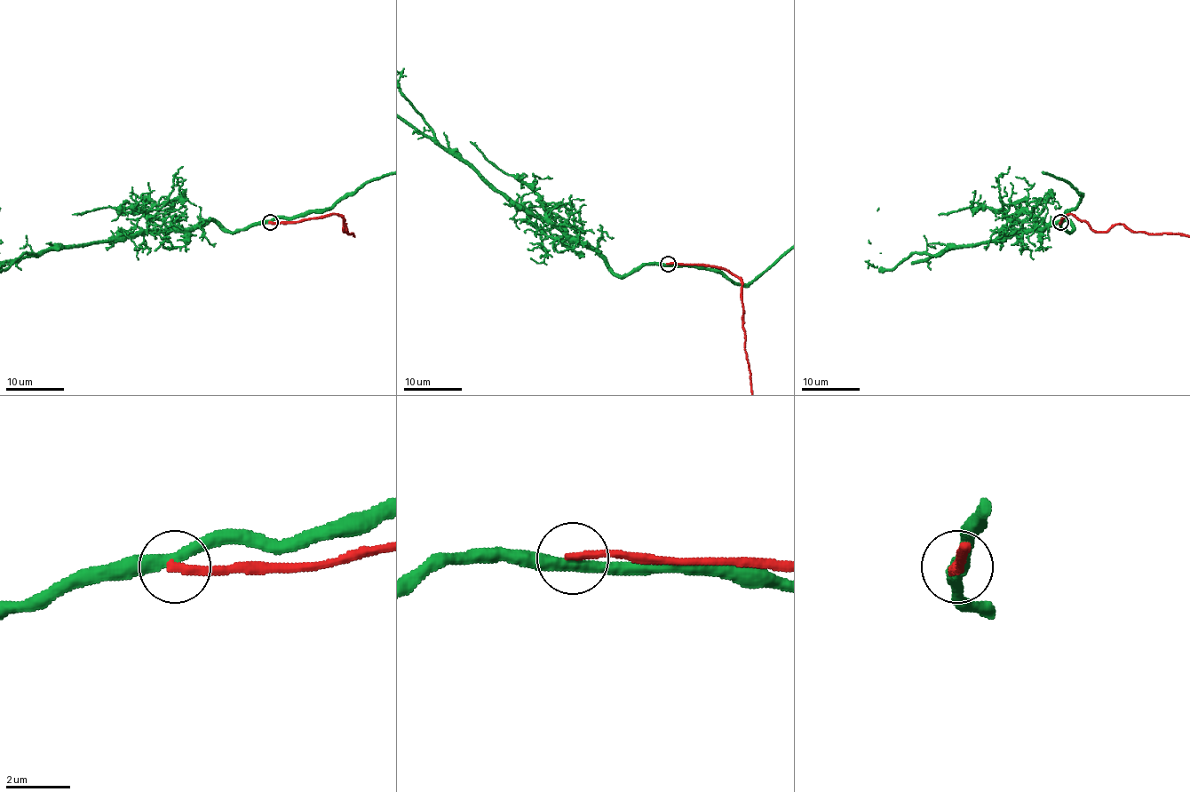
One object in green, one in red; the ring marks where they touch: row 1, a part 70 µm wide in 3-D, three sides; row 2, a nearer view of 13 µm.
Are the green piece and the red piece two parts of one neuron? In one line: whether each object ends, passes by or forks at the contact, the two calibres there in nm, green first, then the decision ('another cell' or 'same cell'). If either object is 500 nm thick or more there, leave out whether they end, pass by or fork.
green passes by; red ends; calibres 360 and 260 nm; another cell

